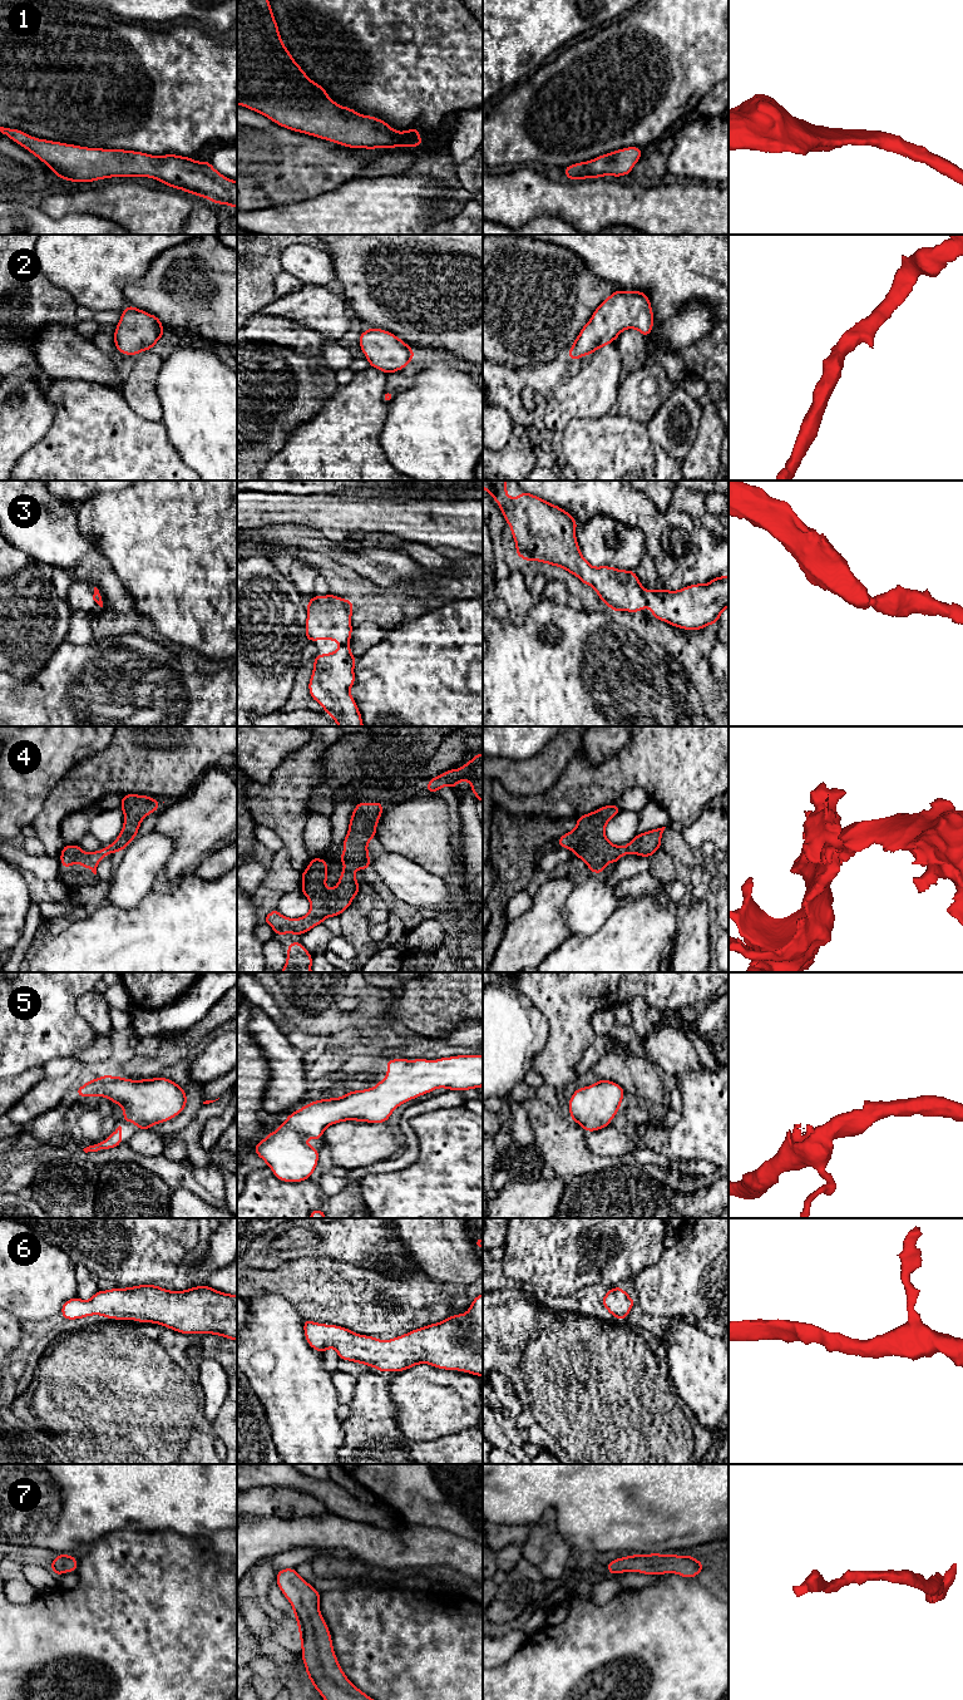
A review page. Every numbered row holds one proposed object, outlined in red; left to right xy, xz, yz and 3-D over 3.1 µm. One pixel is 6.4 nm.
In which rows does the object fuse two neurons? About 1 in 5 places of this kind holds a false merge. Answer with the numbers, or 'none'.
none

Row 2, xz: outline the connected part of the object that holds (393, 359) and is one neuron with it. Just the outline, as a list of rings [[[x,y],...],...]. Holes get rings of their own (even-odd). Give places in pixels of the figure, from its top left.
[[[369,327],[359,335],[359,344],[370,366],[386,375],[404,369],[415,356],[399,336],[382,329]]]

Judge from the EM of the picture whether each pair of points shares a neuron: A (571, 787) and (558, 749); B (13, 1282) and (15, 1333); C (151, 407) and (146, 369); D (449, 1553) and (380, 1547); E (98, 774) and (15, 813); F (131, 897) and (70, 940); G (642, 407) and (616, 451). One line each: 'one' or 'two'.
A: two
B: two
C: one
D: one
E: two
F: two
G: two

